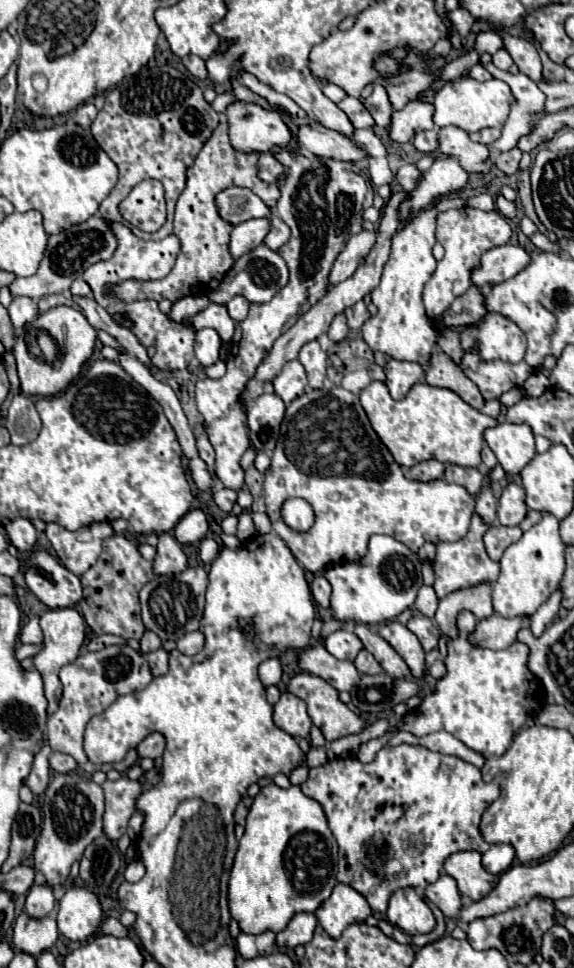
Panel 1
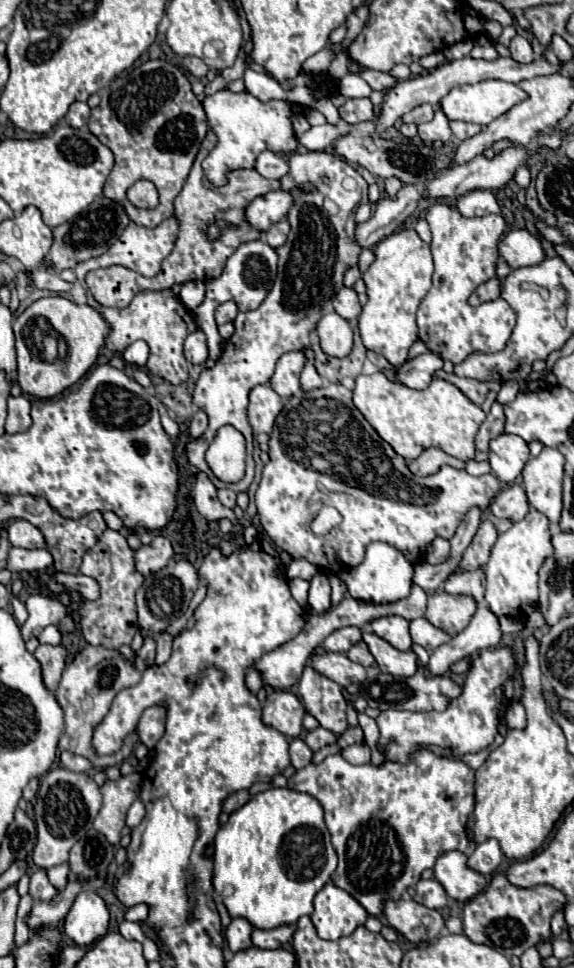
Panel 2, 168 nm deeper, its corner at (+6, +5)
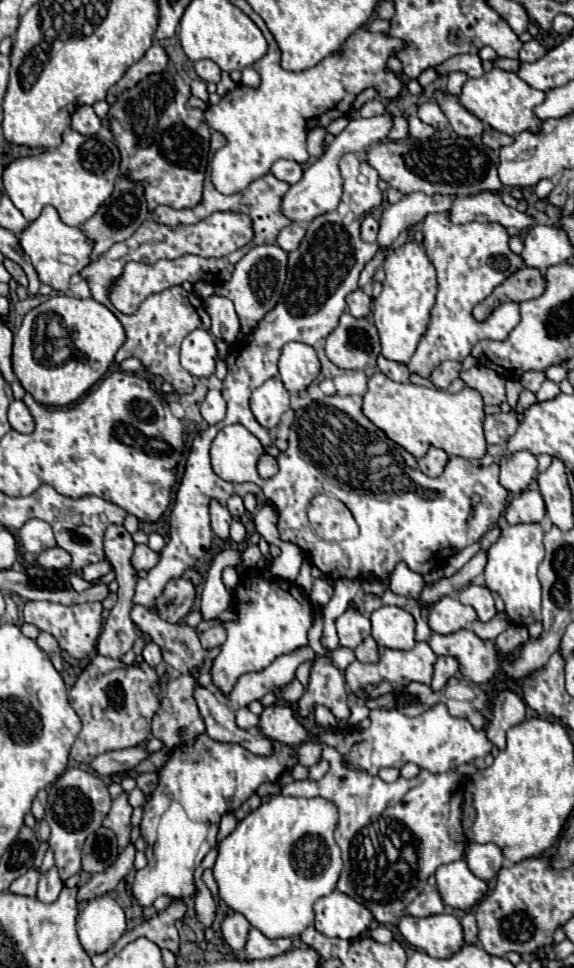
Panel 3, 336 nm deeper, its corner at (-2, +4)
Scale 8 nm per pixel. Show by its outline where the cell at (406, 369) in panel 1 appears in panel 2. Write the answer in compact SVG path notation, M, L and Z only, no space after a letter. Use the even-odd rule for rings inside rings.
M424 353L400 365L396 379L410 389L426 389L438 369L442 369L442 359L434 353Z

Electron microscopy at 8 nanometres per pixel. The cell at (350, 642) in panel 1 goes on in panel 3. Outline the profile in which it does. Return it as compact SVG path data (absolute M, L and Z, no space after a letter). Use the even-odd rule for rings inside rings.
M346 610L338 620L336 620L336 628L338 628L338 638L340 638L340 646L344 648L356 648L366 636L370 636L370 620L360 614L358 610Z

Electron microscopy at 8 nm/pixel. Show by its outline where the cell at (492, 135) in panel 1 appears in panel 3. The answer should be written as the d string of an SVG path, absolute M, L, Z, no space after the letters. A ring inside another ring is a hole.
M436 92L434 94L436 102L440 104L442 112L446 114L452 130L458 134L458 136L464 136L464 138L474 138L474 136L482 136L484 132L484 124L474 118L474 114L470 114L468 110L464 110L458 102L456 96L448 96L444 92Z

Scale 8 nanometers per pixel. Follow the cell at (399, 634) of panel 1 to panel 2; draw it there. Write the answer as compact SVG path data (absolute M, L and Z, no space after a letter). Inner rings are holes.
M388 615L388 617L380 617L370 621L370 629L382 637L384 641L390 641L390 645L394 645L396 649L410 649L412 647L412 637L408 631L408 621L404 617L398 615Z

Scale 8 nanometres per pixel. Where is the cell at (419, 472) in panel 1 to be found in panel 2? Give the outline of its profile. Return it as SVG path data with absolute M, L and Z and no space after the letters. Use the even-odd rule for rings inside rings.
M436 447L424 449L418 459L414 459L414 461L408 463L408 469L414 475L426 477L426 475L434 475L444 465L450 465L450 467L456 467L456 469L464 469L464 463L460 459L450 457L448 453L444 453L442 449L436 449Z

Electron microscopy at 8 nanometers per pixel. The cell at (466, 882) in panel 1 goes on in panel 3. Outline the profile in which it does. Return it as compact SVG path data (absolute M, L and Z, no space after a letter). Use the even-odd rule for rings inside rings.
M466 860L442 864L436 870L436 880L444 904L460 910L472 908L488 892L488 884L470 872Z

